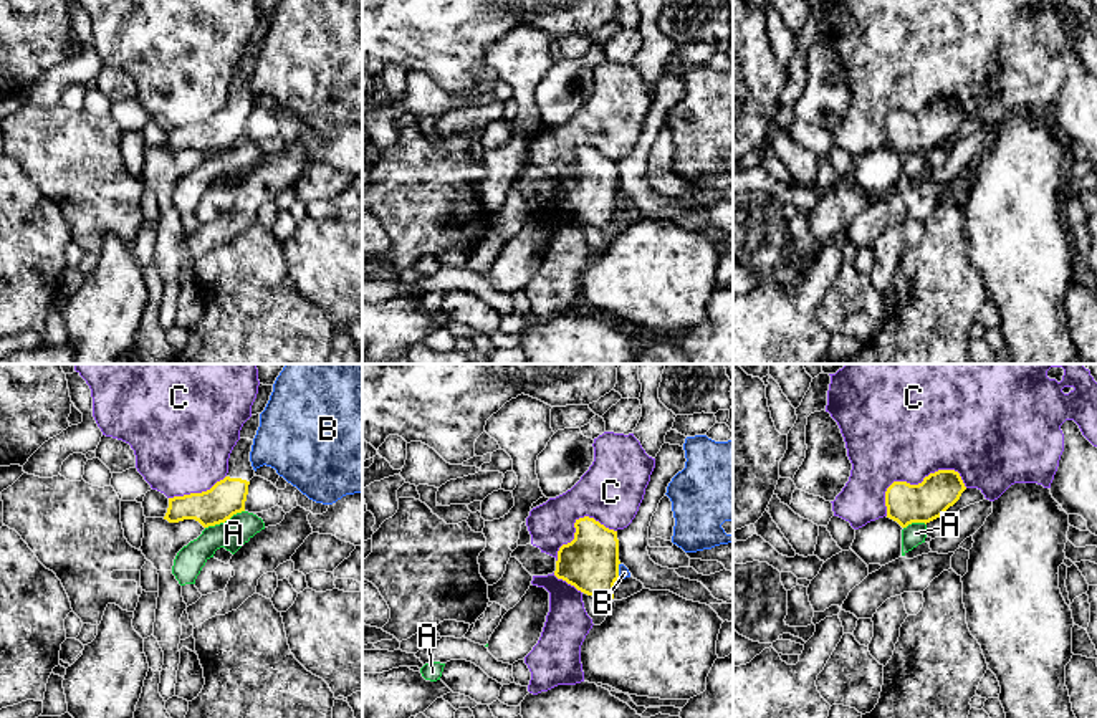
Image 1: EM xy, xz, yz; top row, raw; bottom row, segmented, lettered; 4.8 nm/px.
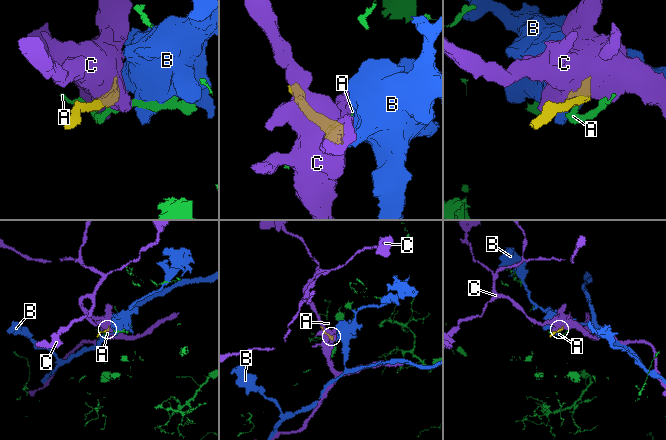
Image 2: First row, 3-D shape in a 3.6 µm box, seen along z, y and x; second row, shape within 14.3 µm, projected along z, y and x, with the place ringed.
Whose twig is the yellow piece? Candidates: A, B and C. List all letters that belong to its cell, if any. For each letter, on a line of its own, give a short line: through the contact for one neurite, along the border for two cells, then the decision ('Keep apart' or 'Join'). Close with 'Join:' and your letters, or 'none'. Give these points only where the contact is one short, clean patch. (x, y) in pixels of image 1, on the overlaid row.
A: Line: xy (244, 510), (205, 528). Keep apart
B: Line: xz (619, 563), (617, 576). Keep apart
C: Keep apart
Join: none

